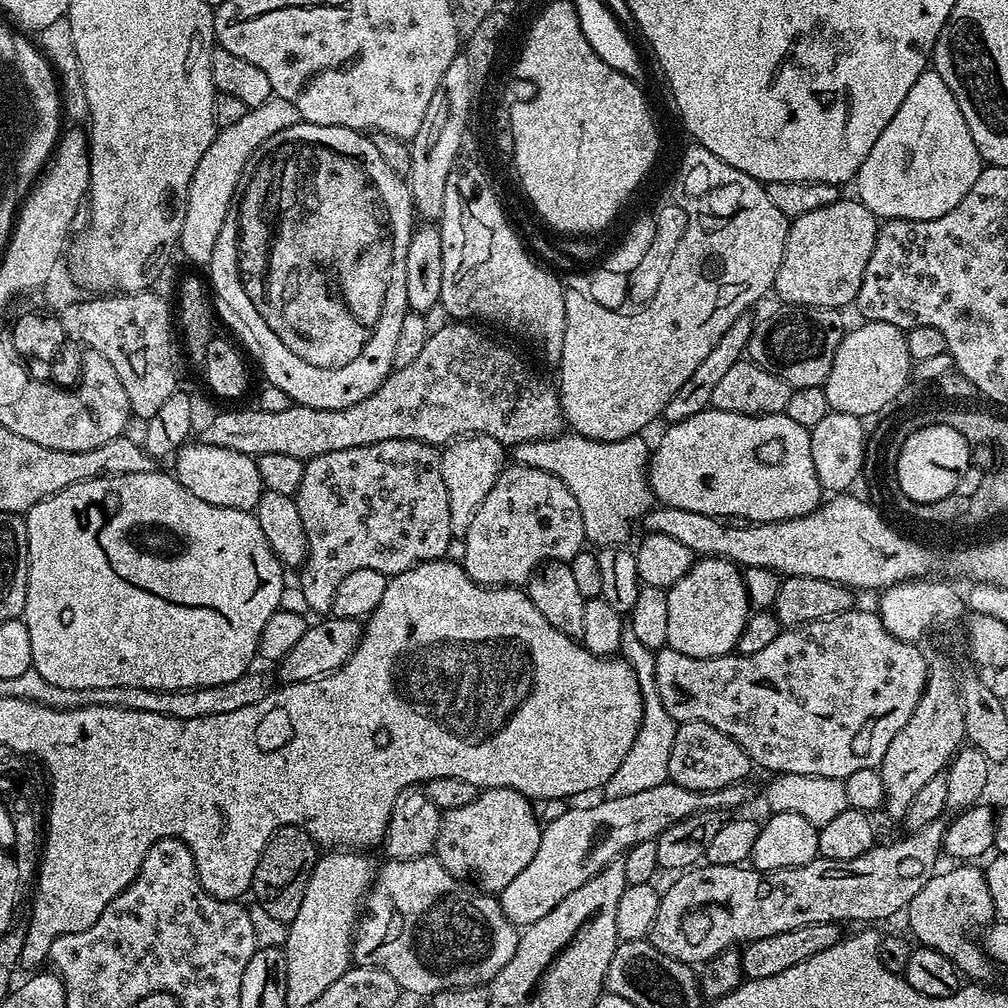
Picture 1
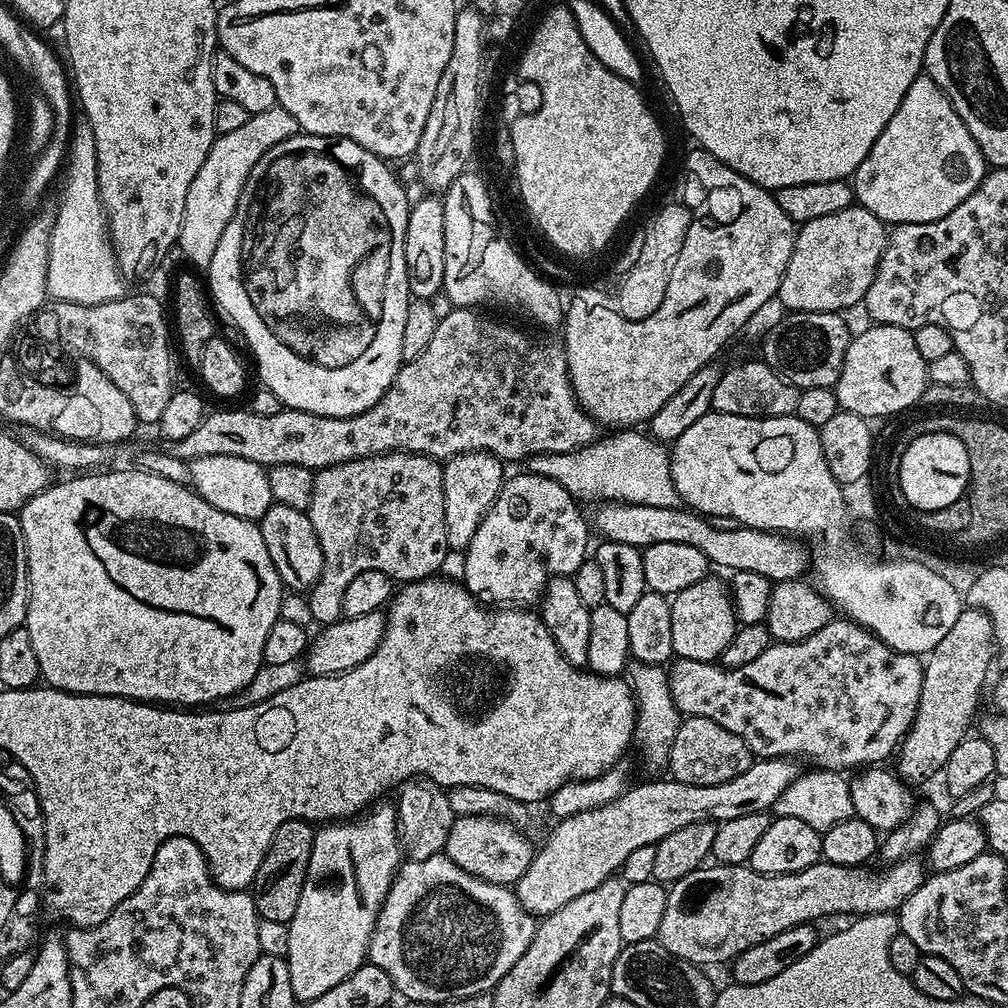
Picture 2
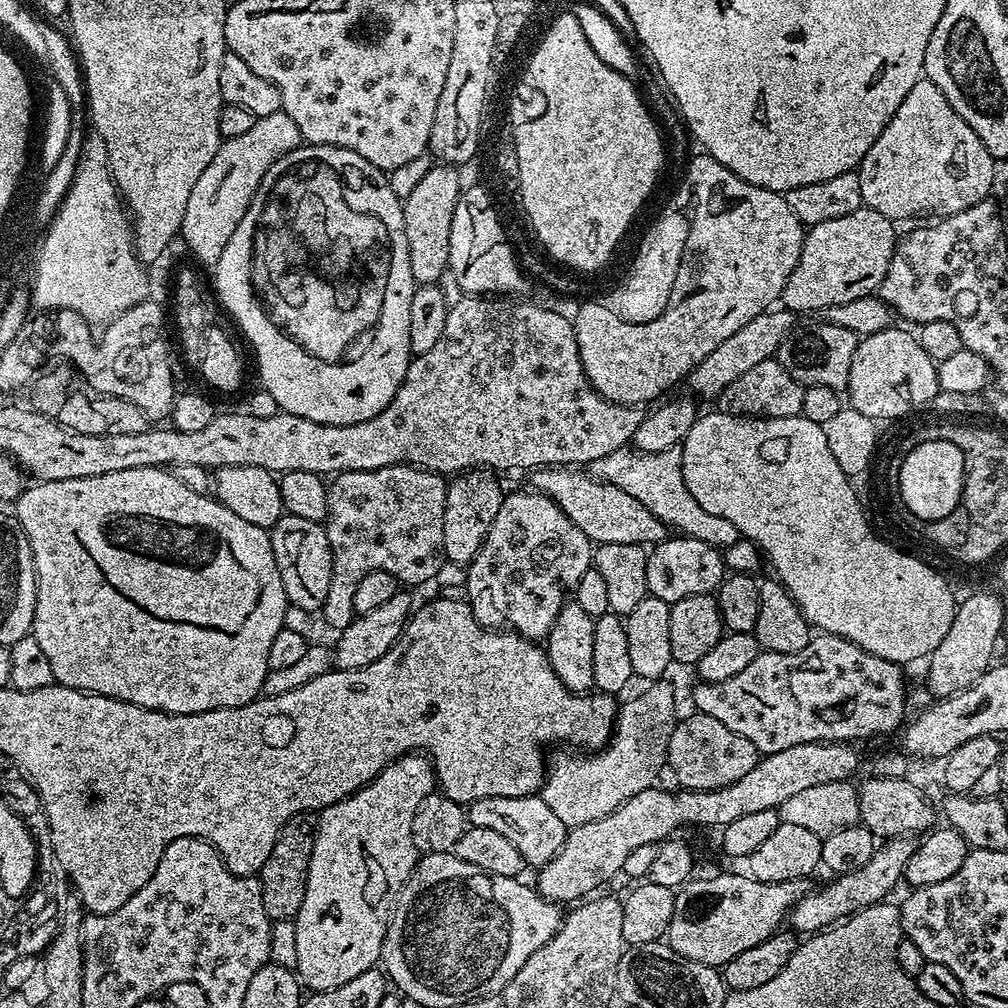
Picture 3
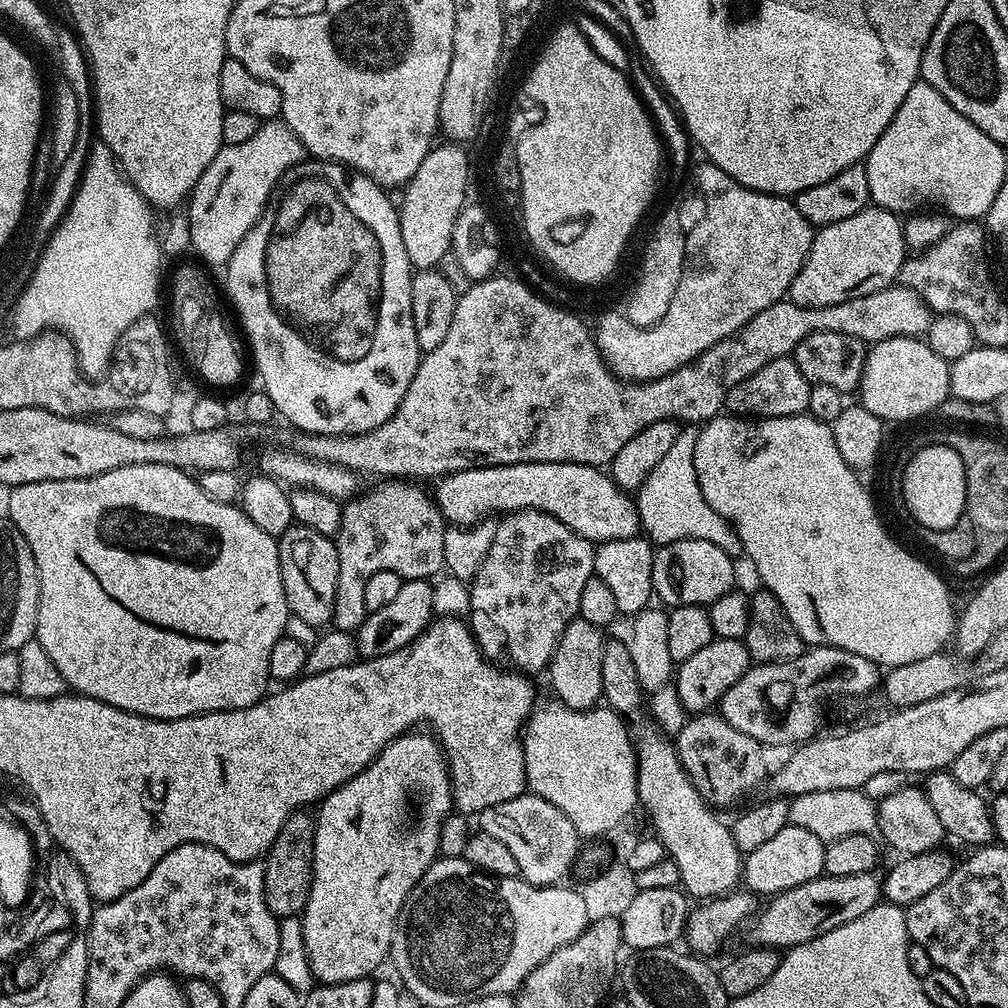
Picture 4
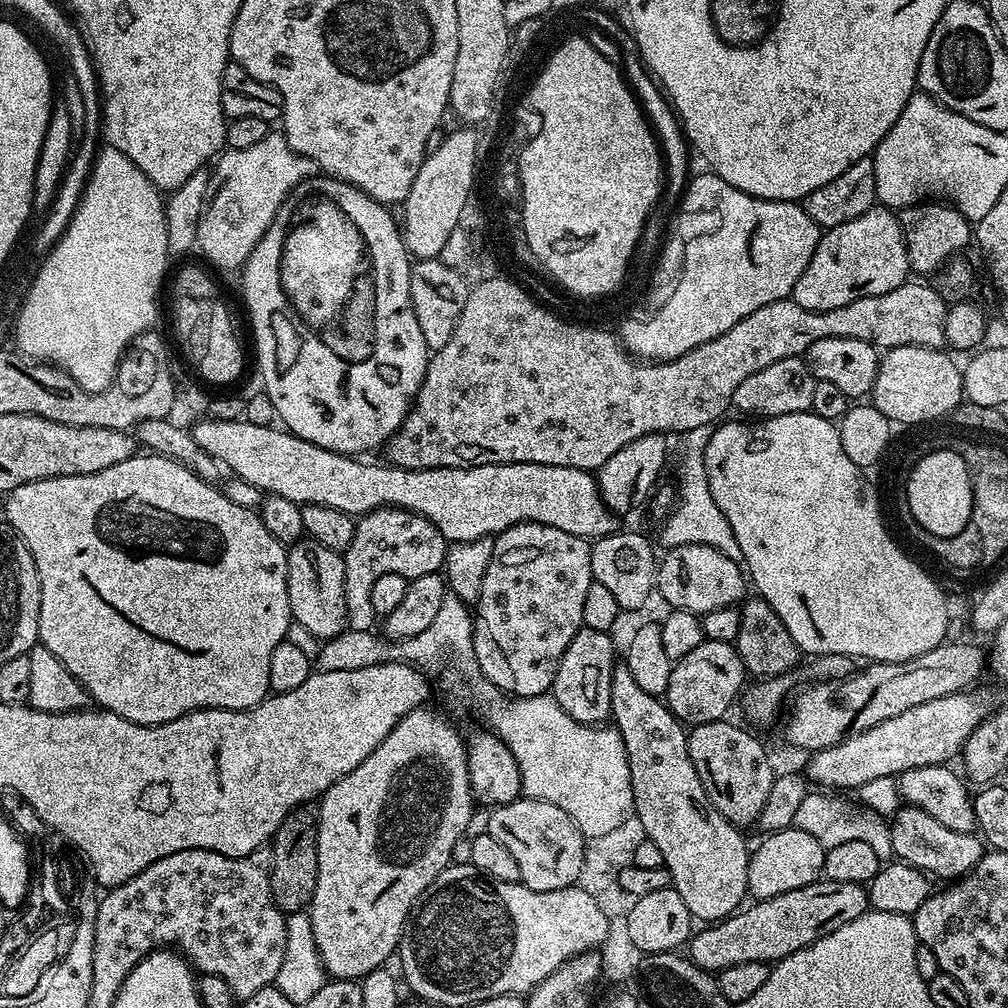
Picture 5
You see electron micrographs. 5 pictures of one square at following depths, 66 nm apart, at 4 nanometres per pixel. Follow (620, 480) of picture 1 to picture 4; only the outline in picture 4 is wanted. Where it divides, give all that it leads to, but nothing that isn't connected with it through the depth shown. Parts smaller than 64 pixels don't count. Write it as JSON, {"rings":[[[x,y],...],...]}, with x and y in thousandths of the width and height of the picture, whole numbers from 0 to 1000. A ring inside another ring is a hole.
{"rings":[[[683,423],[676,427],[669,442],[665,442],[657,458],[645,466],[641,478],[633,485],[633,503],[642,520],[642,535],[654,542],[670,536],[696,534],[700,538],[708,538],[708,542],[716,542],[723,552],[733,553],[736,545],[732,530],[722,516],[716,514],[716,510],[712,510],[700,494],[696,494],[696,482],[692,482],[692,470],[688,466],[688,438],[692,438],[689,424]],[[683,496],[687,496],[687,500]]]}

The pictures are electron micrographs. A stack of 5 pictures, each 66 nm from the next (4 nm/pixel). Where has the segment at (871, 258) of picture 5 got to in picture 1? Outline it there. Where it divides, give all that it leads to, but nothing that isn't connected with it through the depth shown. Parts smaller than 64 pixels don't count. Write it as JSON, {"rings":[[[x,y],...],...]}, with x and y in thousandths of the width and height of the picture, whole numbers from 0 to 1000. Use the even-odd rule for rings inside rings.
{"rings":[[[834,196],[823,204],[814,204],[812,208],[804,208],[804,212],[789,215],[783,221],[776,264],[768,283],[768,294],[775,298],[775,303],[837,308],[840,302],[848,299],[855,284],[855,272],[859,272],[859,260],[863,260],[863,252],[867,252],[871,216],[852,197],[844,197]]]}

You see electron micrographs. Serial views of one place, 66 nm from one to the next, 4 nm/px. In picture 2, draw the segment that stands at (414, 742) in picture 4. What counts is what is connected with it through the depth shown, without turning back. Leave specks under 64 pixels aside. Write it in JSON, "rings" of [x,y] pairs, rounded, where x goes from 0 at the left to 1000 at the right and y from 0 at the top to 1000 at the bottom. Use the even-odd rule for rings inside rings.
{"rings":[[[377,796],[372,799],[364,808],[356,812],[346,812],[336,815],[325,815],[313,822],[313,830],[312,839],[308,847],[308,859],[304,863],[304,875],[300,879],[300,891],[296,891],[296,903],[292,907],[290,914],[286,918],[288,935],[286,936],[286,961],[288,962],[288,982],[292,982],[295,993],[311,992],[318,986],[323,986],[323,982],[328,982],[330,978],[335,978],[335,974],[343,974],[351,962],[355,962],[365,951],[365,939],[369,931],[369,924],[373,919],[373,908],[377,906],[379,895],[387,883],[390,873],[393,871],[393,863],[399,856],[399,844],[397,842],[396,827],[393,826],[393,803],[387,797]]]}

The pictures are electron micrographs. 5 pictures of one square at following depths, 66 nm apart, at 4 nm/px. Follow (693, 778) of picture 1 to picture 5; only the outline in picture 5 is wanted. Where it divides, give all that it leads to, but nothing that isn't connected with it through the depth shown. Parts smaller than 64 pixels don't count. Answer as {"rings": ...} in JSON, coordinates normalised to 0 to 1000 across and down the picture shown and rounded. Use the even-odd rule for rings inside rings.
{"rings":[[[721,713],[691,718],[683,726],[685,754],[696,772],[696,780],[704,796],[728,818],[749,818],[756,802],[764,792],[768,765],[766,754],[758,738],[730,718],[721,718]]]}

